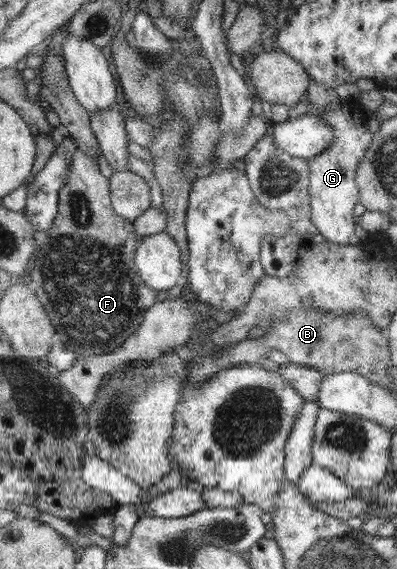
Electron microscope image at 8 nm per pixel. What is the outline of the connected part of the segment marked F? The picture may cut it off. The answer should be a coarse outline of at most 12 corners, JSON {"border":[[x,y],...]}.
{"border":[[74,151],[28,277],[65,349],[122,347],[157,303],[96,157]]}

